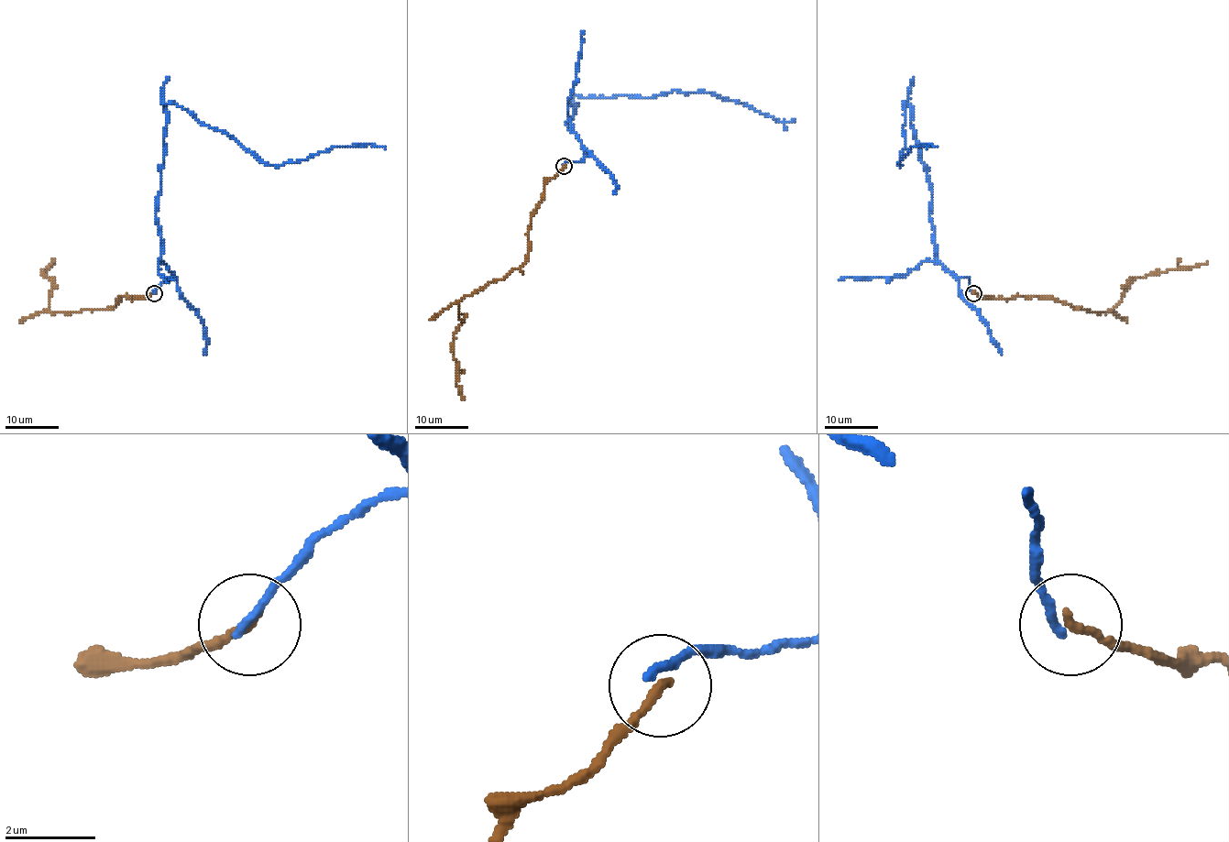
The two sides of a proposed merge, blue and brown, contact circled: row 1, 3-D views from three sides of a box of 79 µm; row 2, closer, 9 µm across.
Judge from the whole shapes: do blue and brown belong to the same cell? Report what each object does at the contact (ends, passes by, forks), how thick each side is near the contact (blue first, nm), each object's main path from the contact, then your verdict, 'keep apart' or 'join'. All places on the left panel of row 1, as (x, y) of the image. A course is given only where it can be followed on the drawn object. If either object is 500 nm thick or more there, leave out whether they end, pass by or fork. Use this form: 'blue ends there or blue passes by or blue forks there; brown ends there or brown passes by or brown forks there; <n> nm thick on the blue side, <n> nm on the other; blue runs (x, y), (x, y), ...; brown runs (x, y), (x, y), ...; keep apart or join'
blue ends there; brown ends there; 180 nm thick on the blue side, 200 nm on the other; blue runs (154, 292), (175, 277), (161, 257), (156, 218), (163, 103), (231, 135), (264, 163), (340, 146), (386, 147); brown runs (154, 292), (132, 299), (117, 298), (108, 309), (52, 312), (50, 280), (43, 272), (53, 262); join

